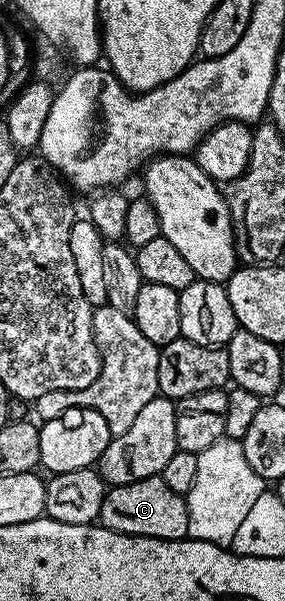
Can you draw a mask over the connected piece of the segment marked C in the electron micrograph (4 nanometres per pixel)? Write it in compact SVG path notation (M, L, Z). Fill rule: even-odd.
M154 475L145 481L110 488L101 501L98 522L104 527L126 535L144 535L154 539L186 539L189 529L189 509L184 496L173 493L162 477Z

